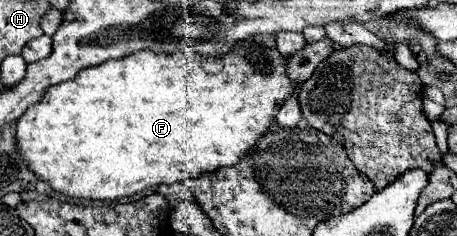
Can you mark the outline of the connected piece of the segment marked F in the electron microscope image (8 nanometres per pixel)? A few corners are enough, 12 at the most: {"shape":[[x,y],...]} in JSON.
{"shape":[[252,38],[48,88],[18,150],[74,198],[234,166],[298,88]]}

